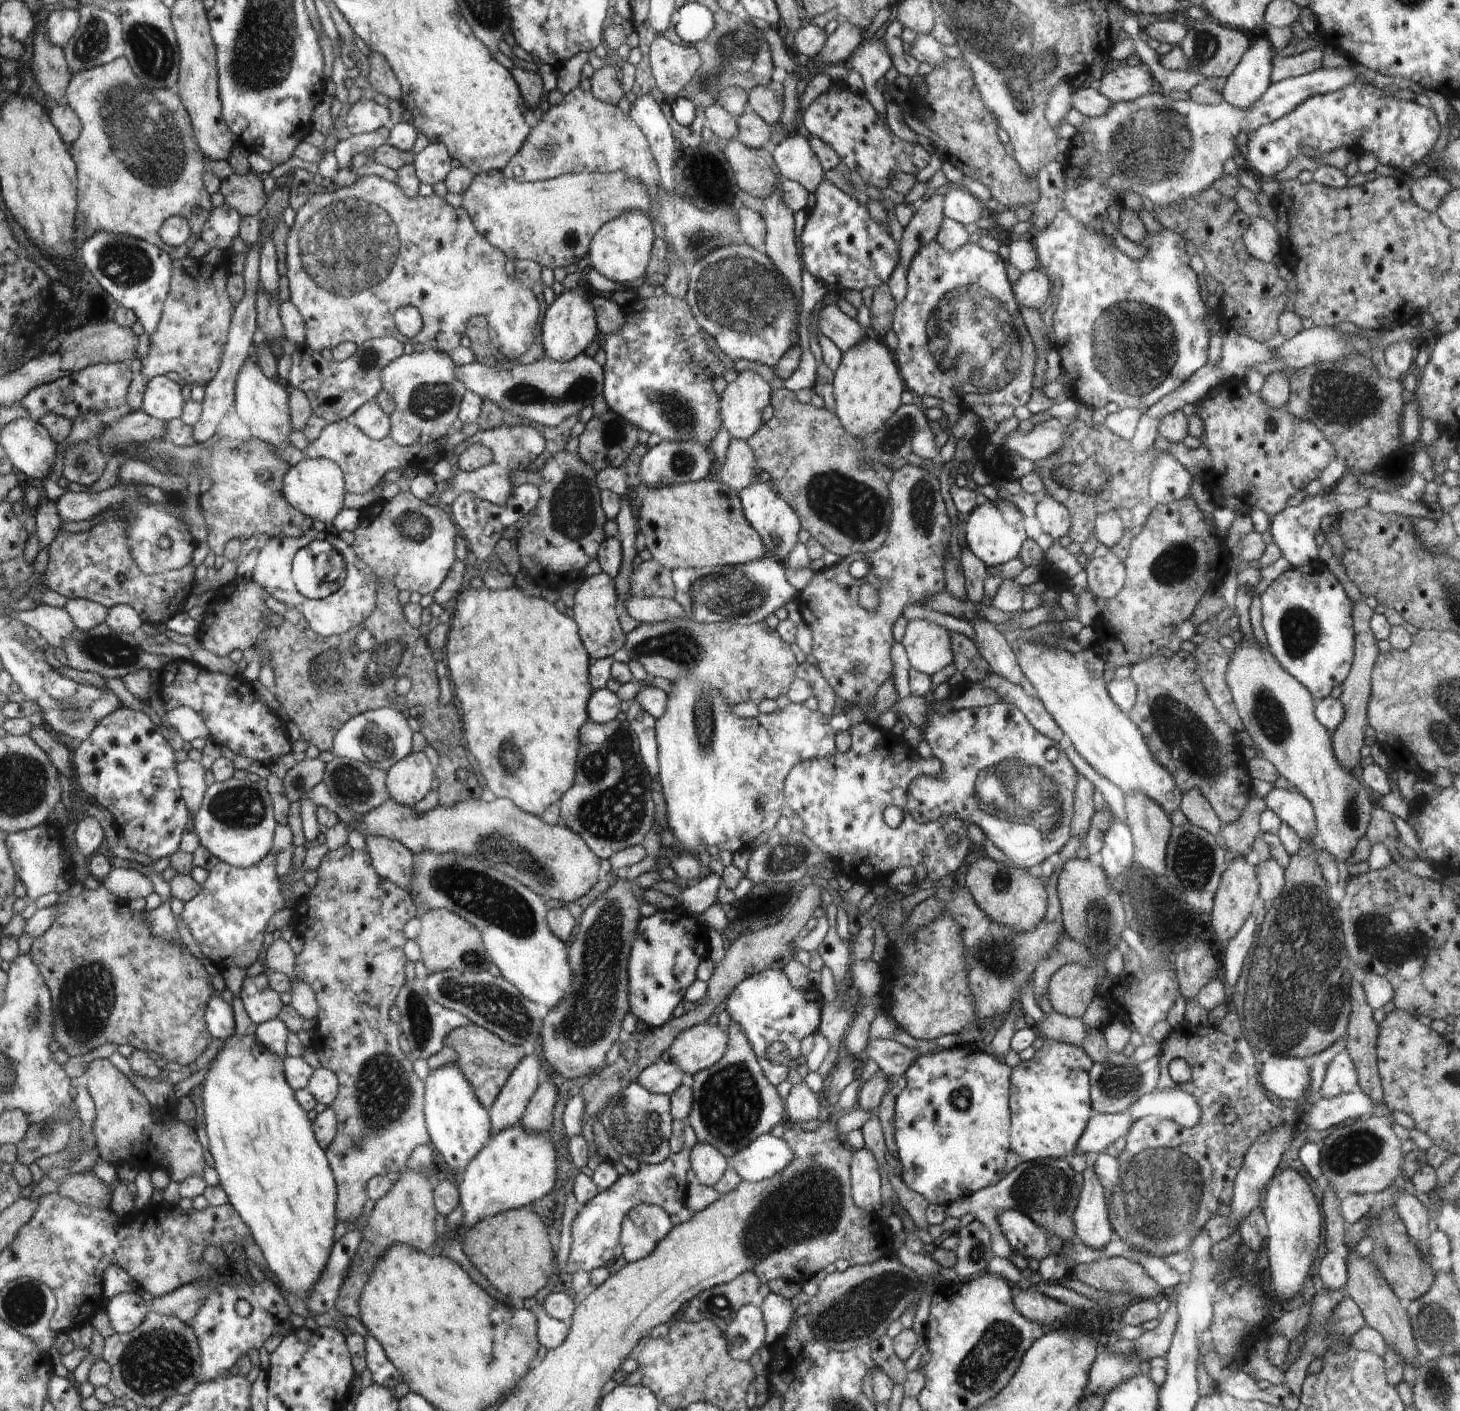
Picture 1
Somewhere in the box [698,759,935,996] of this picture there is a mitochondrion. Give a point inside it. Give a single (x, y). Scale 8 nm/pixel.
(786, 856)

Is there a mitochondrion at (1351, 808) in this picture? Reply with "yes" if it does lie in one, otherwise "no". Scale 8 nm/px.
yes

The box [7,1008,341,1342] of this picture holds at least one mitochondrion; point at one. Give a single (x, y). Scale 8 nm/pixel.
(43, 1133)

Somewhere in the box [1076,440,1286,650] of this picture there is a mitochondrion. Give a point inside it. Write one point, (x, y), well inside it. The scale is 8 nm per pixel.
(1176, 564)

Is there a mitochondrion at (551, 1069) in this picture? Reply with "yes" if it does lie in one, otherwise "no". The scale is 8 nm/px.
no

